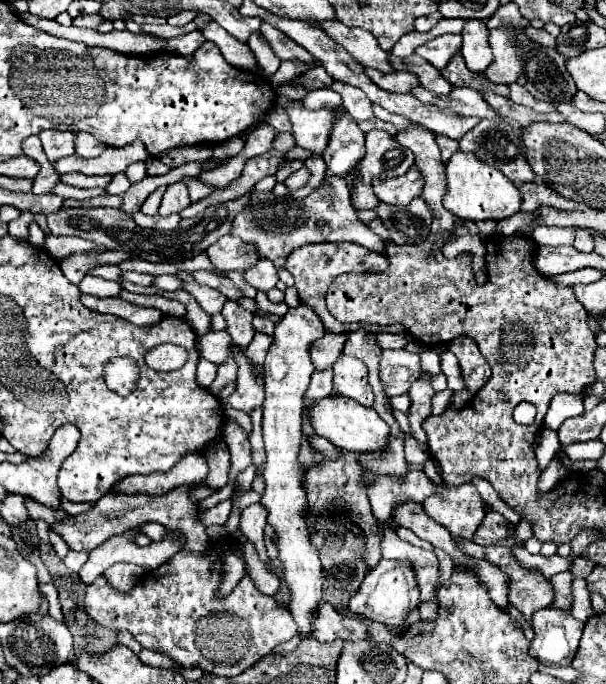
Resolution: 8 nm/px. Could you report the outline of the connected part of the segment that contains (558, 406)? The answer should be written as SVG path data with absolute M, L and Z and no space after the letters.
M558 391L552 397L550 409L544 417L544 425L550 429L560 429L560 425L576 415L582 415L584 407L582 407L582 393L568 393L568 391Z

